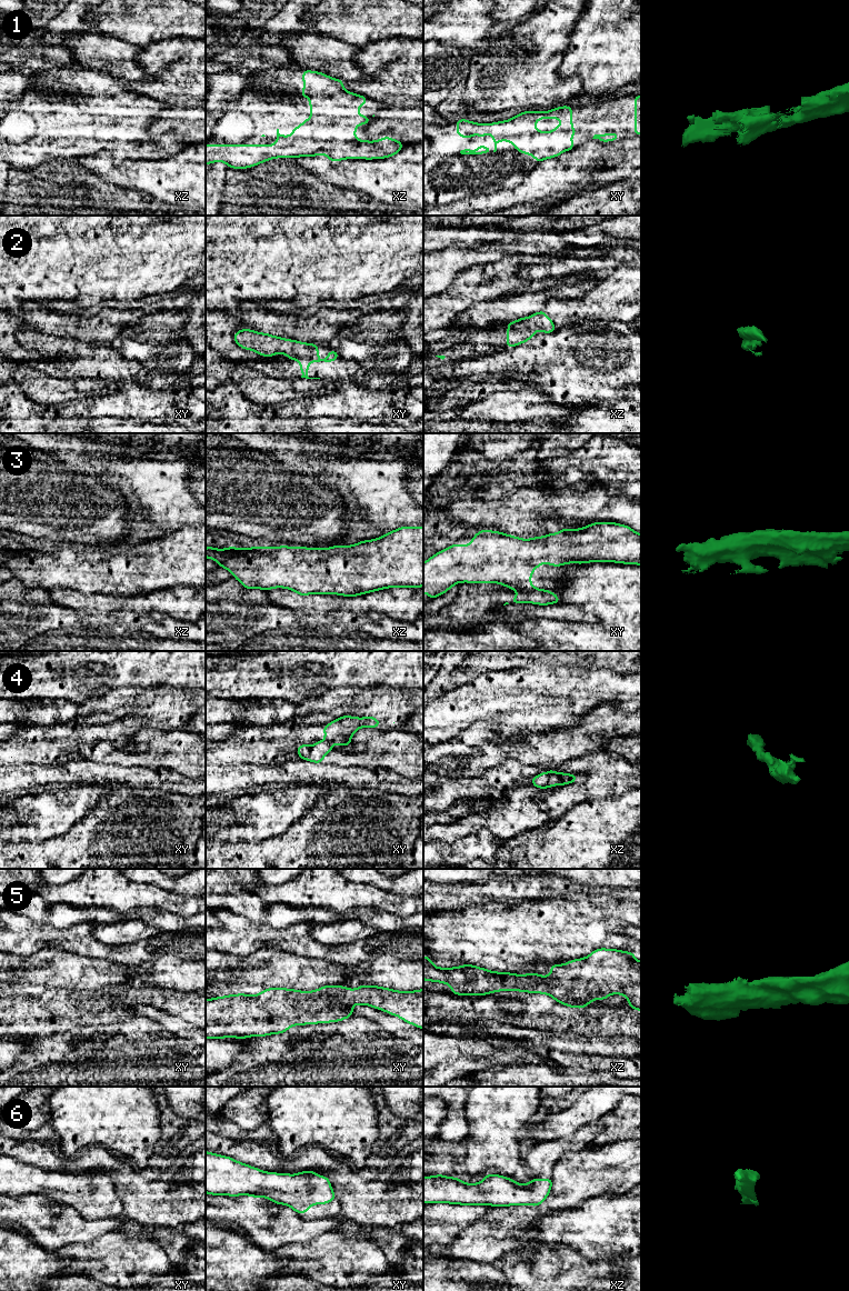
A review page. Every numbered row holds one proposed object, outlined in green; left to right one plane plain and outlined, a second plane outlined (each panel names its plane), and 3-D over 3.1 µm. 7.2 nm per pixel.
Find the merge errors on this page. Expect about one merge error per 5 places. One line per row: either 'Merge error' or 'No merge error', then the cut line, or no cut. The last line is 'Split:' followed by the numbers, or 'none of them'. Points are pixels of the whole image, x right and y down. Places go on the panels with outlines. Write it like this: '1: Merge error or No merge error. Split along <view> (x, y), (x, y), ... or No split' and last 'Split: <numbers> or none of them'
1: No merge error. No split
2: No merge error. No split
3: No merge error. No split
4: Merge error. Split along xz (546, 772), (548, 776), (548, 787)
5: No merge error. No split
6: No merge error. No split
Split: 4

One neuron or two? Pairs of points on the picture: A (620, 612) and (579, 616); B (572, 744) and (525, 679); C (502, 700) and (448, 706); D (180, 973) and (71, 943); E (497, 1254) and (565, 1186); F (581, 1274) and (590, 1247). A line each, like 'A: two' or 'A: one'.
A: two
B: two
C: one
D: one
E: one
F: two

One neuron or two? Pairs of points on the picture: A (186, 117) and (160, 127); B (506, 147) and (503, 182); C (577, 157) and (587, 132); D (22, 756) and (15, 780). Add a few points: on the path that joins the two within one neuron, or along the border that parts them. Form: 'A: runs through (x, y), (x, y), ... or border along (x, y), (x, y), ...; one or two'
A: runs through (179, 120), (167, 120); one
B: border along (478, 172), (523, 172), (526, 174); two
C: border along (591, 138), (575, 148); two
D: border along (46, 764), (18, 763), (11, 766); two

